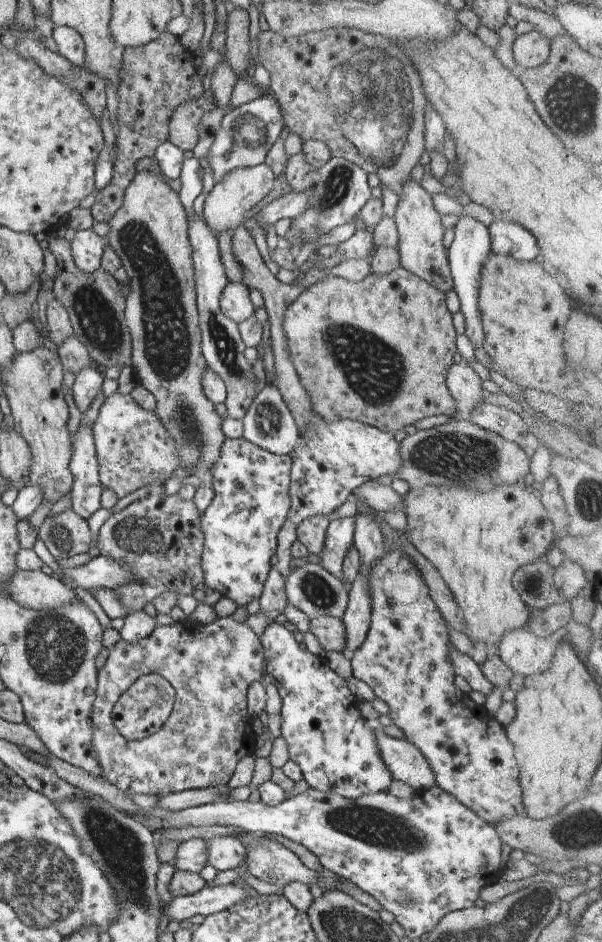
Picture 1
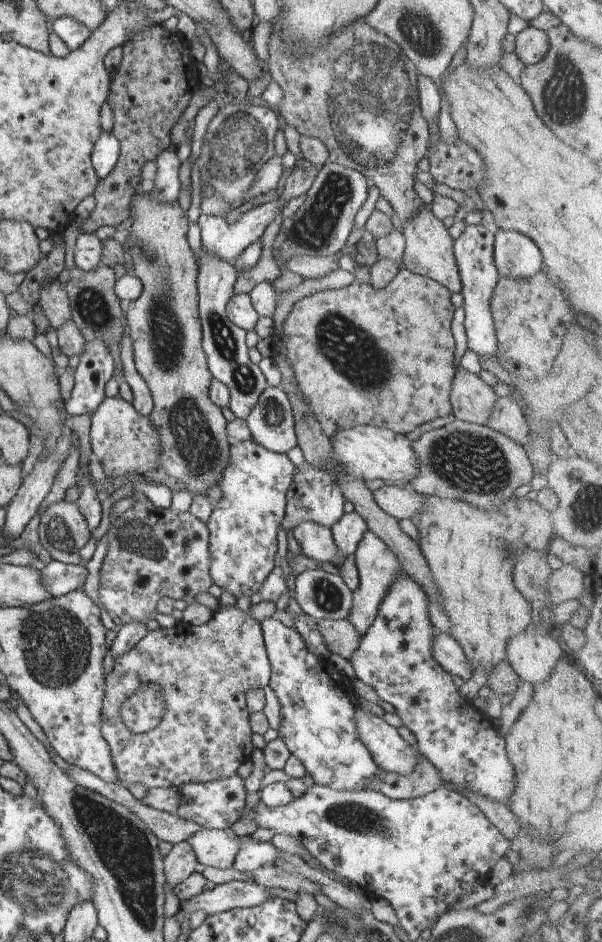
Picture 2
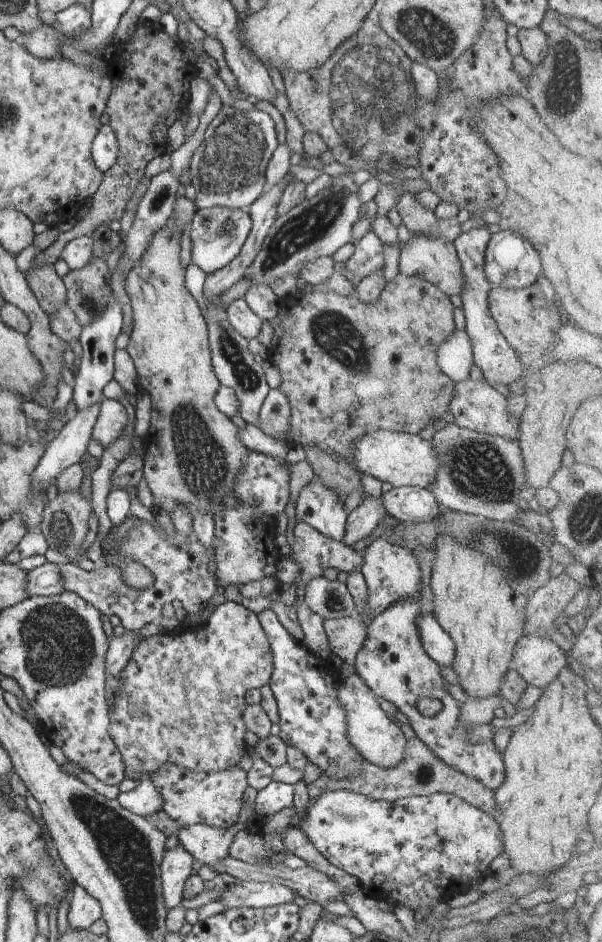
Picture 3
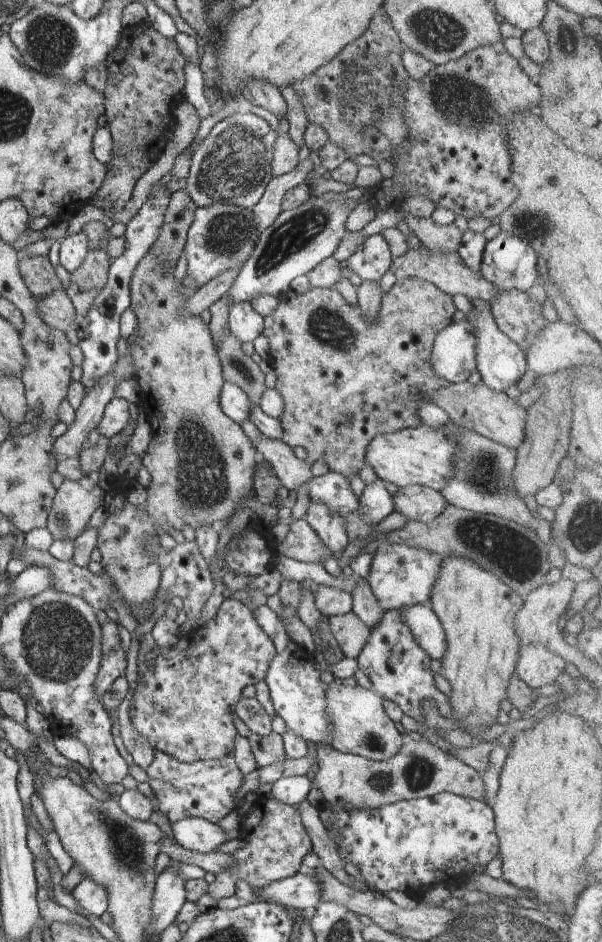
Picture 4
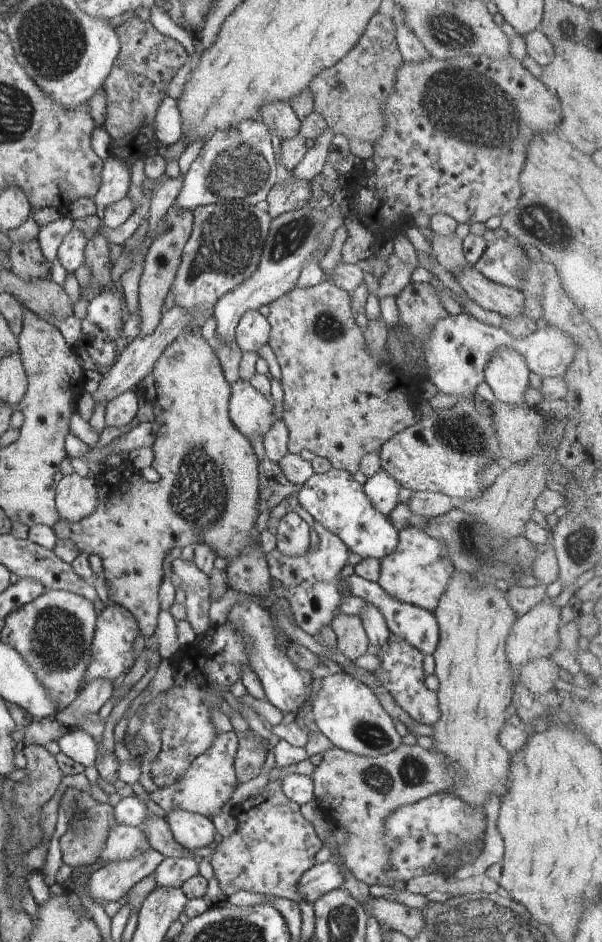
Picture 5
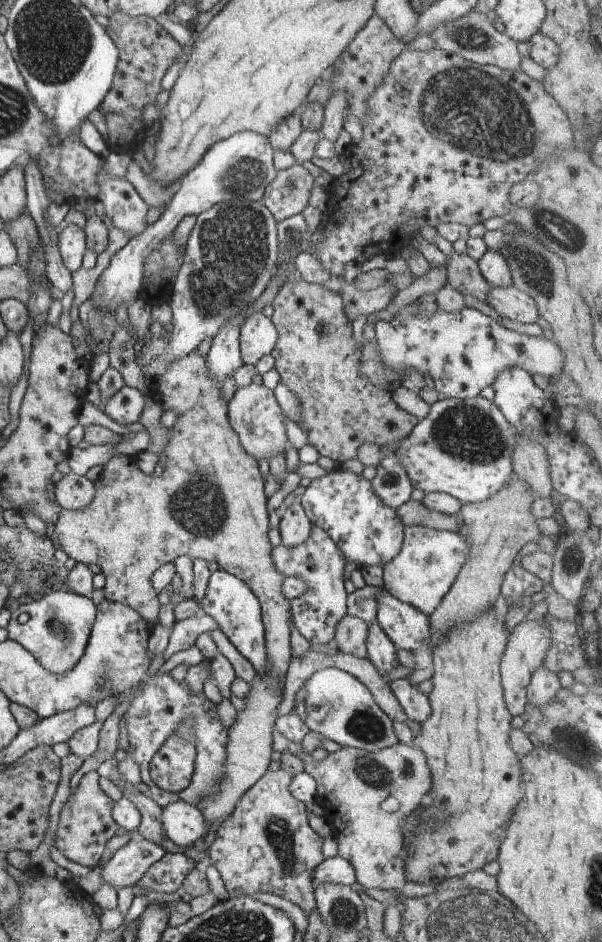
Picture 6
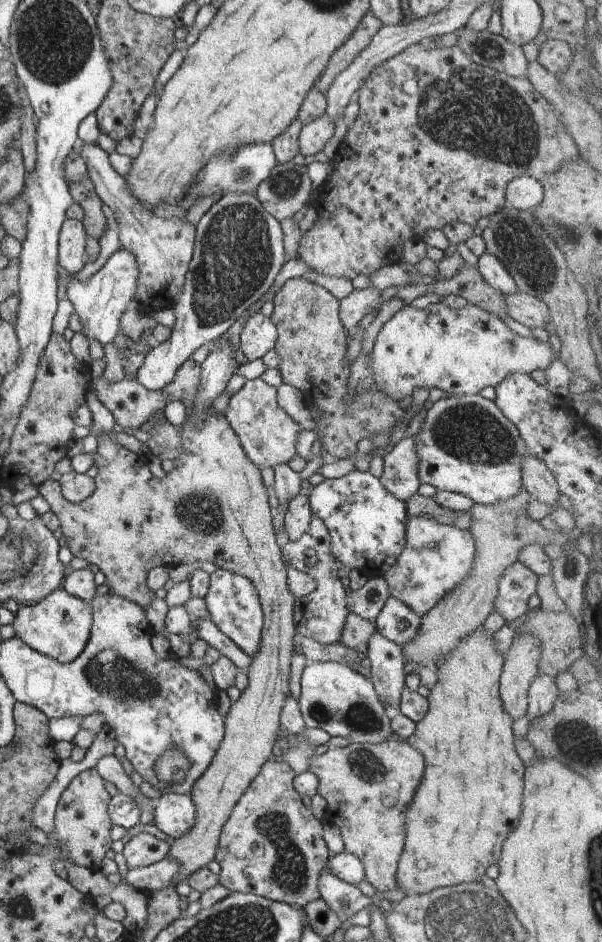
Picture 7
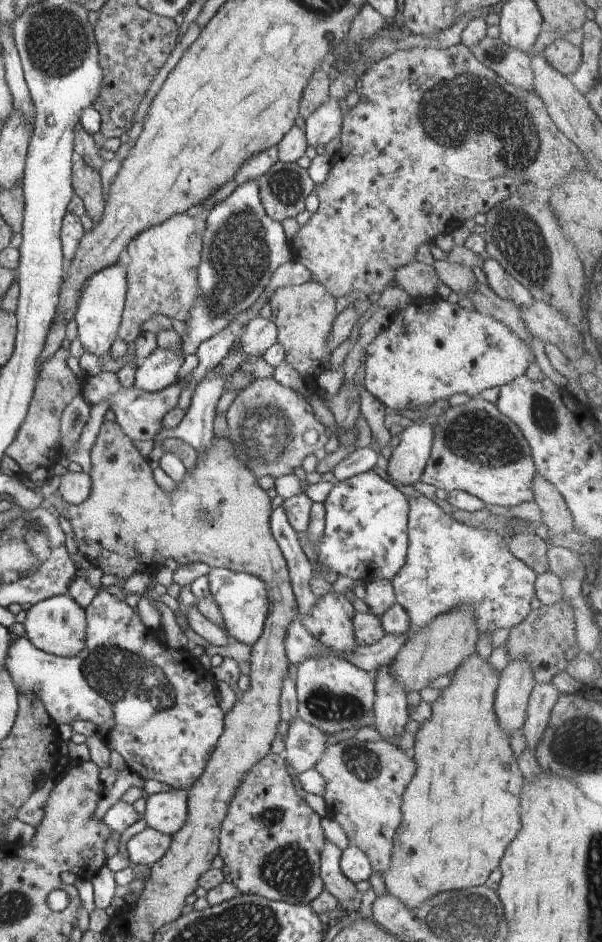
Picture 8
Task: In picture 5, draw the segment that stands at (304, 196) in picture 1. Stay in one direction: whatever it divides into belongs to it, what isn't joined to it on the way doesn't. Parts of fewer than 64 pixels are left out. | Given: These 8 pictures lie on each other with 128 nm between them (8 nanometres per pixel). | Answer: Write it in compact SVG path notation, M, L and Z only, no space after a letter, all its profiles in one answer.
M221 201L194 208L193 229L171 288L176 294L175 305L194 316L186 329L201 328L212 318L214 304L253 276L268 238L271 219L264 205L245 205L243 201Z

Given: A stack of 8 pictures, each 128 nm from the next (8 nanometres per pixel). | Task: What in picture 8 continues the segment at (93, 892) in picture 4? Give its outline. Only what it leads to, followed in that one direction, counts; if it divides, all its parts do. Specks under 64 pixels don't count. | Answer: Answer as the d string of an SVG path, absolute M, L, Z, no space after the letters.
M146 827L134 830L126 841L128 858L131 862L135 865L151 866L164 856L171 842L171 837Z

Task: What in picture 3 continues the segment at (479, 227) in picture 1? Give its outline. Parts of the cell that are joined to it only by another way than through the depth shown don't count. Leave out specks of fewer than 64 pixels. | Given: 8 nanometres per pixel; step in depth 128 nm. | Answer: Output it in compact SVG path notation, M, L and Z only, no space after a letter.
M486 226L472 228L457 236L453 244L457 250L465 280L462 310L464 310L465 314L465 331L468 333L468 338L470 338L470 344L472 345L473 362L478 364L483 372L483 378L488 384L509 385L522 378L523 368L516 351L508 344L508 341L500 332L489 309L488 297L492 285L486 278L486 274L484 274L484 262L486 262L486 249L491 235Z

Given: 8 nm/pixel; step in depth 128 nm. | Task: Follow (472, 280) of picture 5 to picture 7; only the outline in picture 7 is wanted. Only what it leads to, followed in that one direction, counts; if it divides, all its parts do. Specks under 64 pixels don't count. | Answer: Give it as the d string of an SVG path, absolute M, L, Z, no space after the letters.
M517 290L514 294L504 295L508 315L515 316L528 328L545 327L551 320L551 309L546 303L535 296Z

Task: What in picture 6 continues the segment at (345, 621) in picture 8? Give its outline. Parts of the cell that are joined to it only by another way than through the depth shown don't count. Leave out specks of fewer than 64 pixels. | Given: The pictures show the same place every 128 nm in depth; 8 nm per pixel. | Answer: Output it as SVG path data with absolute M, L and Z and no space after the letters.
M314 526L308 540L288 548L282 544L272 550L272 562L282 576L300 578L306 589L304 594L291 600L291 613L294 624L310 643L326 644L335 638L335 630L340 618L347 613L347 596L344 587L344 568L347 559L330 535Z

